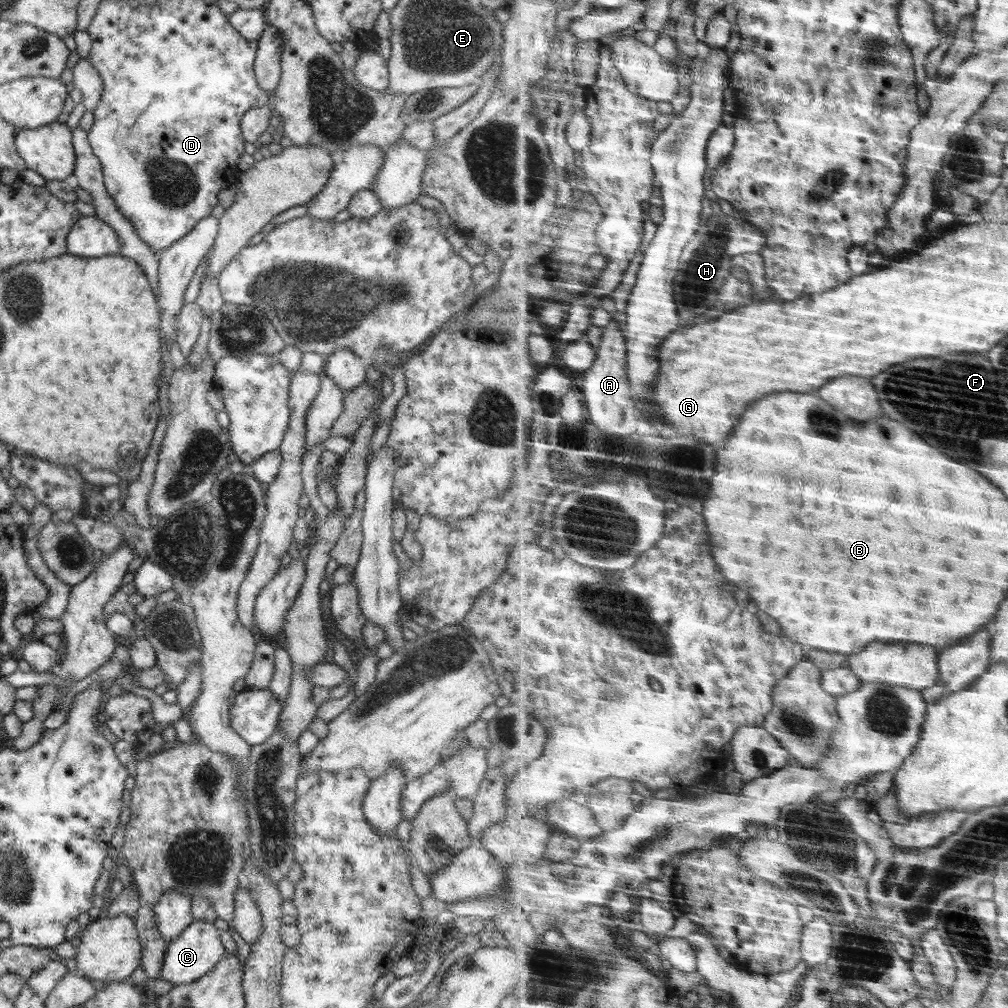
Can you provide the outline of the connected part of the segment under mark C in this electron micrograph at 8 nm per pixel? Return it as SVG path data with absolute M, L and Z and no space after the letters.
M193 920L169 942L163 958L161 978L167 979L173 985L181 985L190 984L208 974L226 953L220 941L220 933L214 923Z

